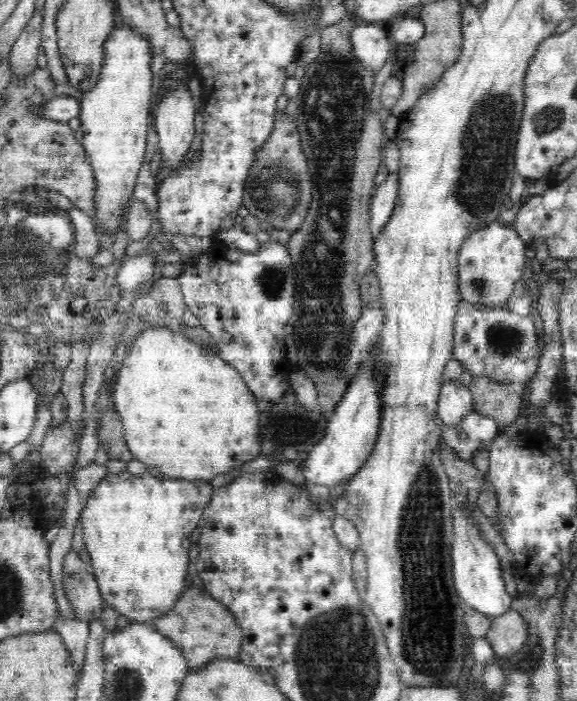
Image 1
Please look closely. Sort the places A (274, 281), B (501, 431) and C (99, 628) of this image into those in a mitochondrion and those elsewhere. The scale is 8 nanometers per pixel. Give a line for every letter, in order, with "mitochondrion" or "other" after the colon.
A: mitochondrion
B: other
C: other

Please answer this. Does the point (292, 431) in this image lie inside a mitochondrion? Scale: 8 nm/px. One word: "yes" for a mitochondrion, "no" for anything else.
yes

